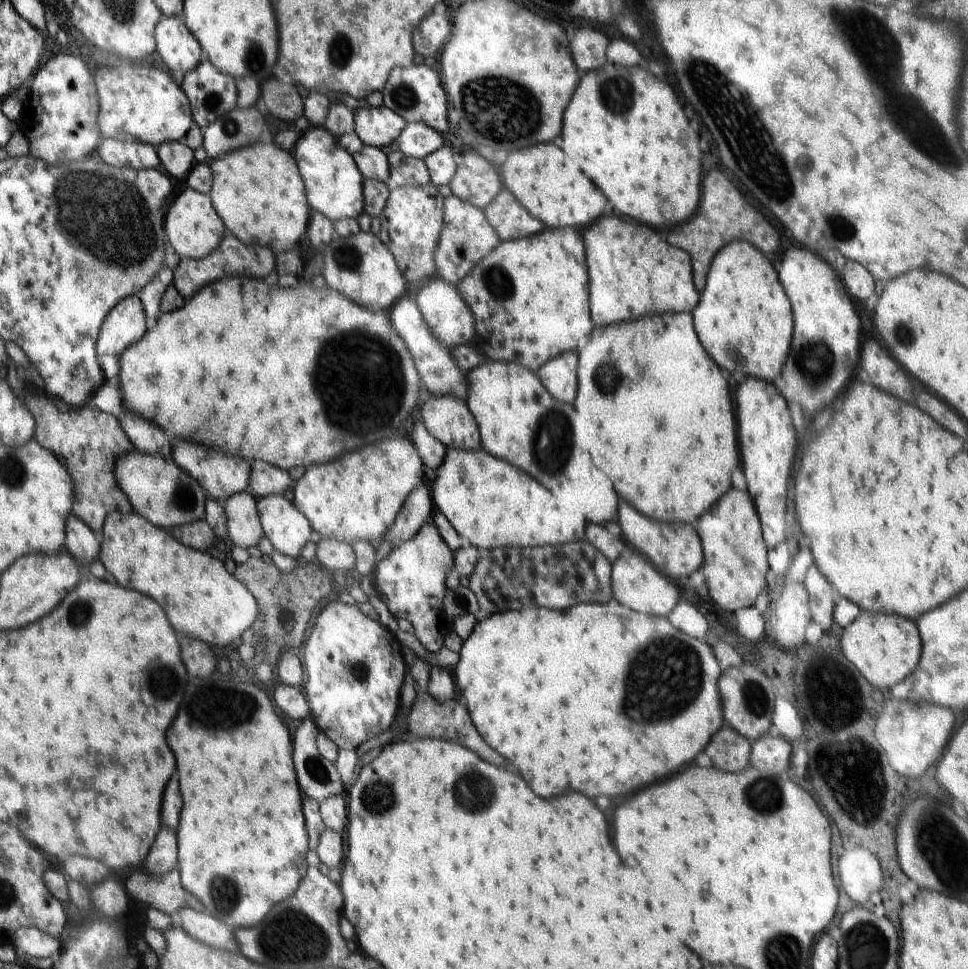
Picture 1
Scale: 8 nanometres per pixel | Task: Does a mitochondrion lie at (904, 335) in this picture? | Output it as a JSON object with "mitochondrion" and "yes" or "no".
{"mitochondrion":"yes"}

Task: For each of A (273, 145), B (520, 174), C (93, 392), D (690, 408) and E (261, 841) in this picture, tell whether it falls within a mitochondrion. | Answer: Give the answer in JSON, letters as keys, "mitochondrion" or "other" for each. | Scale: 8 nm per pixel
{"A":"other","B":"other","C":"other","D":"other","E":"other"}

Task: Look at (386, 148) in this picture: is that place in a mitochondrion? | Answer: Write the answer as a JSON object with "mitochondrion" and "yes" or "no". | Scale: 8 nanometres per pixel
{"mitochondrion":"no"}

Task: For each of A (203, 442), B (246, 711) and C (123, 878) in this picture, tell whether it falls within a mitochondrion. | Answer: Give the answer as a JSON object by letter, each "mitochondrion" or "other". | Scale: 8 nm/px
{"A":"other","B":"mitochondrion","C":"other"}

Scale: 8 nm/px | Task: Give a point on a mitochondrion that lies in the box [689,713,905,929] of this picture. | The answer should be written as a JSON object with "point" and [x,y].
{"point":[867,786]}

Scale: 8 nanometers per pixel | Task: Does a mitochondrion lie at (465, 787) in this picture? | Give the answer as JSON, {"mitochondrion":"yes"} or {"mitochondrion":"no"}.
{"mitochondrion":"yes"}

